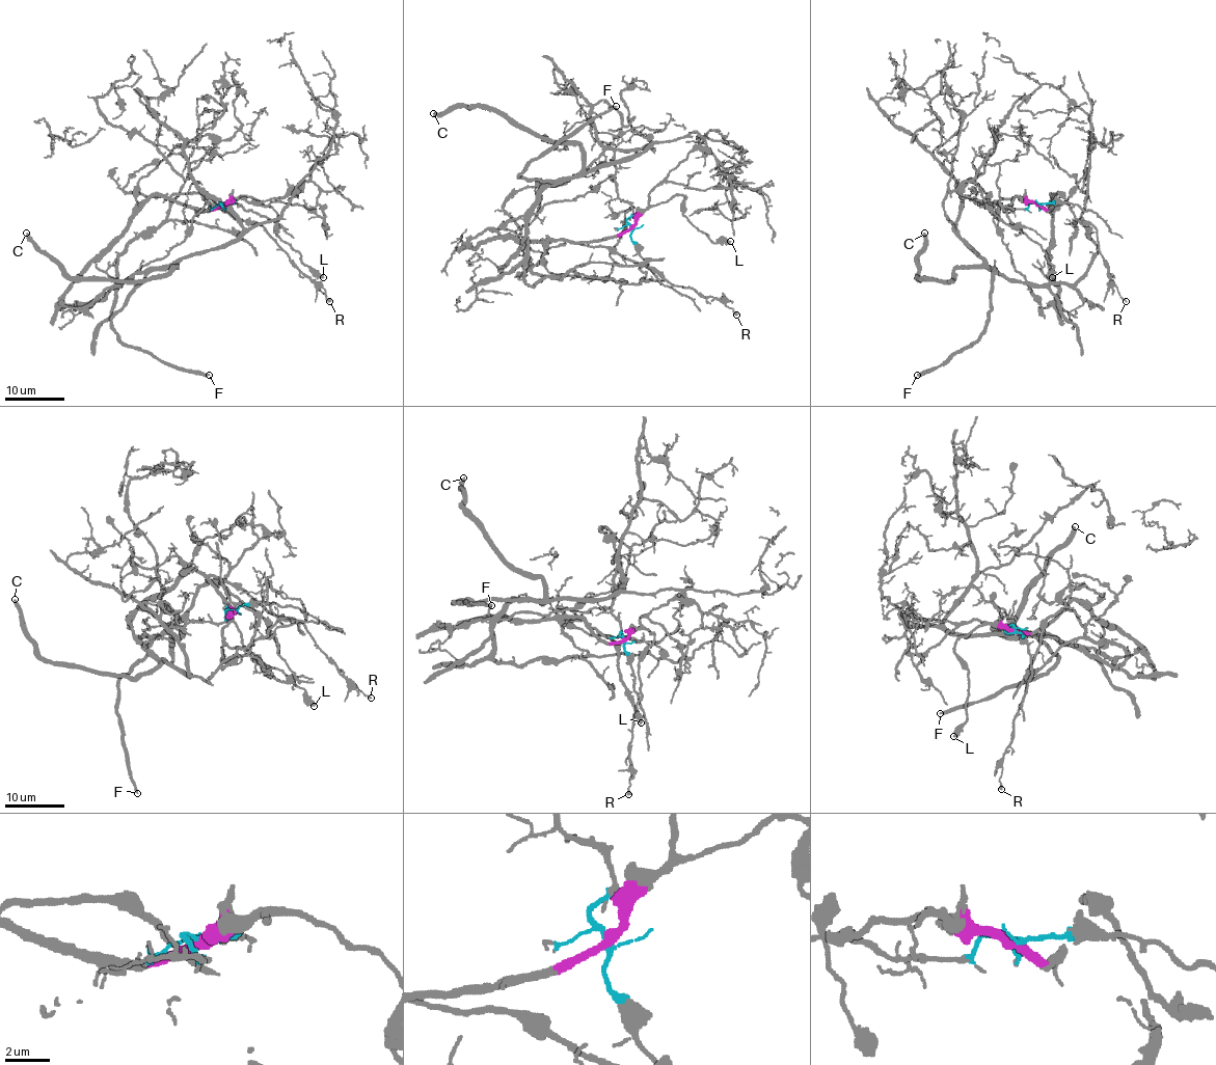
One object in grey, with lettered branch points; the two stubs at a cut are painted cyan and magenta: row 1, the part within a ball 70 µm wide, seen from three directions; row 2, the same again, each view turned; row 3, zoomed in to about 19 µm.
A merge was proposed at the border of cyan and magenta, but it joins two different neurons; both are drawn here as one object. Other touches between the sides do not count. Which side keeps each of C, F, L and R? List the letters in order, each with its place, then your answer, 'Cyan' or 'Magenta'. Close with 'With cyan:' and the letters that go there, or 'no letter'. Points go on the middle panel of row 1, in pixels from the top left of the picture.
C: Place: (433, 113). Cyan
F: Place: (616, 106). Cyan
L: Place: (730, 241). Magenta
R: Place: (736, 315). Magenta
With cyan: C, F

